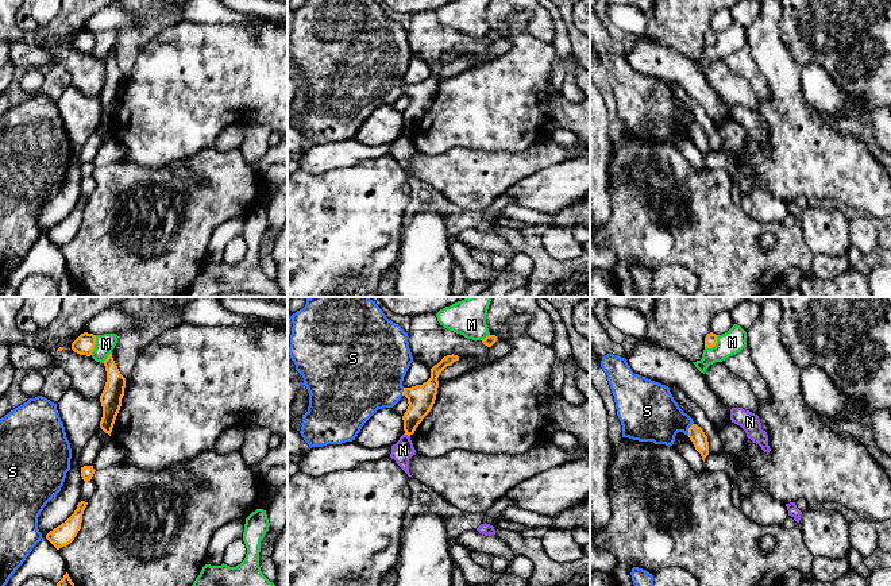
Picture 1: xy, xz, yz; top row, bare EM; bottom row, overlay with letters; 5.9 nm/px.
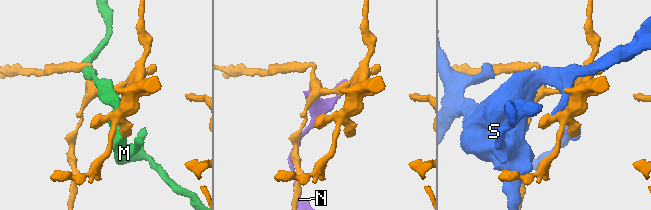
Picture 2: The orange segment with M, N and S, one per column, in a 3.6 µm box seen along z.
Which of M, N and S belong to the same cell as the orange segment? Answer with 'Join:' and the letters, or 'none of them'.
Join: none of them

